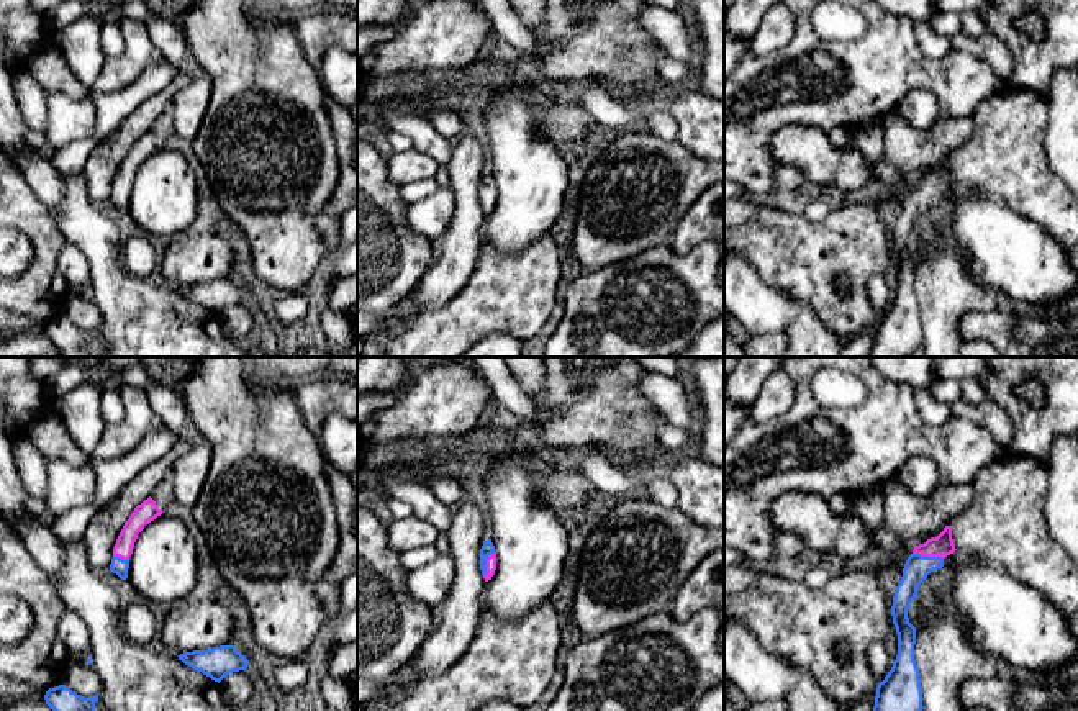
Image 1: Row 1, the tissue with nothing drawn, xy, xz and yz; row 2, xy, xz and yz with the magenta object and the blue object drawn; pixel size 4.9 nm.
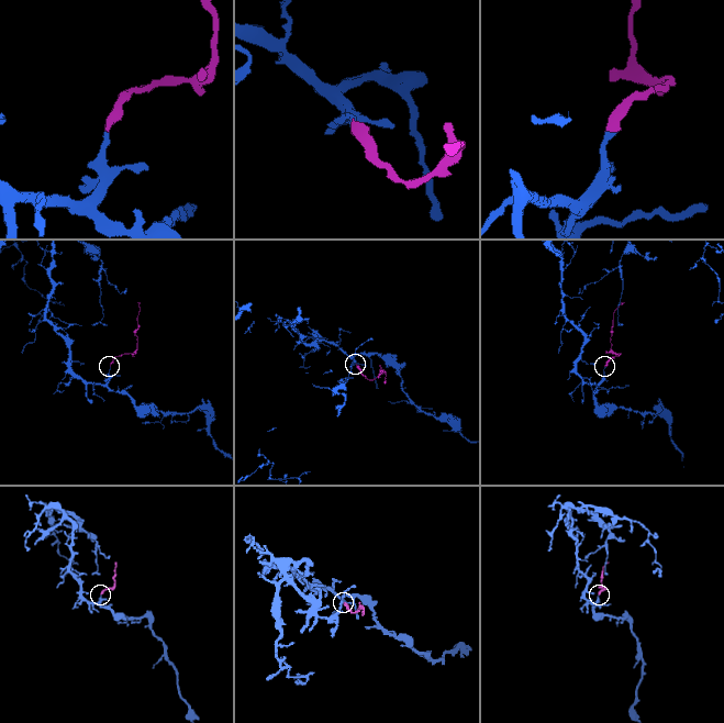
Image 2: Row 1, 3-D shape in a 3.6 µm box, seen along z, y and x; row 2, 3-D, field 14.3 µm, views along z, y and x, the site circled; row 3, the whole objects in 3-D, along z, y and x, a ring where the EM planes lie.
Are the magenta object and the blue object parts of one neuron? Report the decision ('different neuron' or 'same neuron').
same neuron

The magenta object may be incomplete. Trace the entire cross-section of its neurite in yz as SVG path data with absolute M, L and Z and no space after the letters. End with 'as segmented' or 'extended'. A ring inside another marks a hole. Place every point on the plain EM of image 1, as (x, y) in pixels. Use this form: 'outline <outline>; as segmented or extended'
outline M945 159L937 170L914 179L908 190L891 239L898 267L898 288L885 313L876 319L868 357L911 357L916 349L922 347L922 321L914 295L916 260L909 256L908 242L919 218L931 205L942 202L944 192L955 183L952 159Z; extended

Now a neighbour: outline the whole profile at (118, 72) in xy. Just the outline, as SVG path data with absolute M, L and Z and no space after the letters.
M121 18L125 49L118 57L106 57L92 84L92 92L116 92L134 82L149 66L159 62L161 54L154 48L147 25L138 18Z

